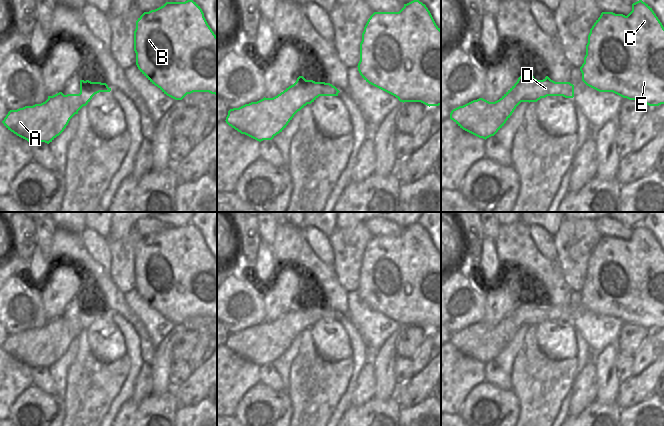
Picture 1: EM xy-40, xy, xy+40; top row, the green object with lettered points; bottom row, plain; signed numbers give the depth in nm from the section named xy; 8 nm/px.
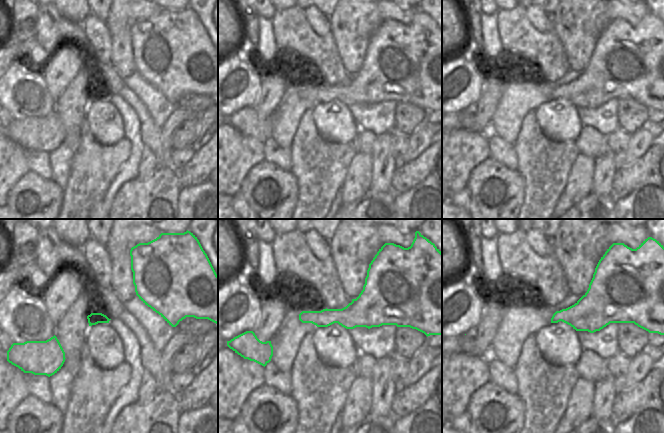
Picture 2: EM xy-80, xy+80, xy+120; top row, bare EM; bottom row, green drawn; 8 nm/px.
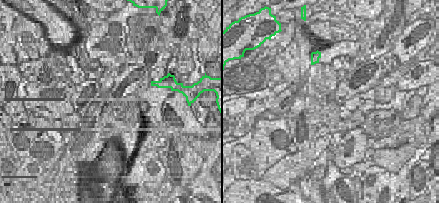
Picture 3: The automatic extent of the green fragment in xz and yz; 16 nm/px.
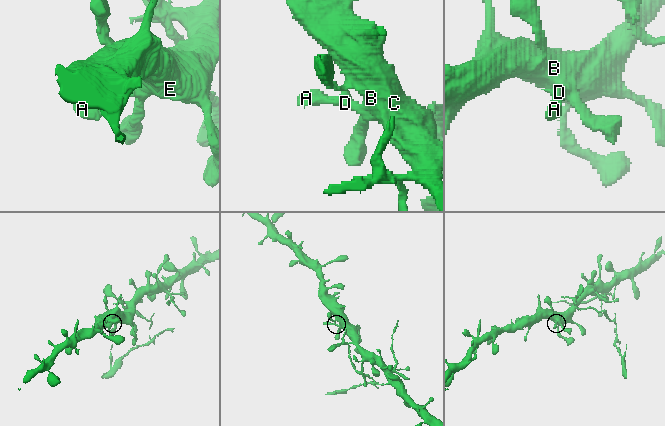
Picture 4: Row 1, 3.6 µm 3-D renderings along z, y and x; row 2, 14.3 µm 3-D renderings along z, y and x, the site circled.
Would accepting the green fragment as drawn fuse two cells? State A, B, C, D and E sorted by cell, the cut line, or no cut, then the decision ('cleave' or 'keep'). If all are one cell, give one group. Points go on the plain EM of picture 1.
groups A B C D E; cut none; keep

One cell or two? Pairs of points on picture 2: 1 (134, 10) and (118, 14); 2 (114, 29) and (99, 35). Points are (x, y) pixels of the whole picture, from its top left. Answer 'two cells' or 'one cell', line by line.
1: two cells
2: two cells

